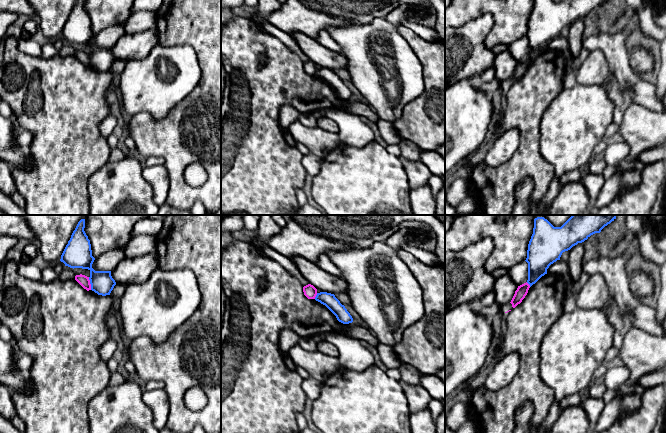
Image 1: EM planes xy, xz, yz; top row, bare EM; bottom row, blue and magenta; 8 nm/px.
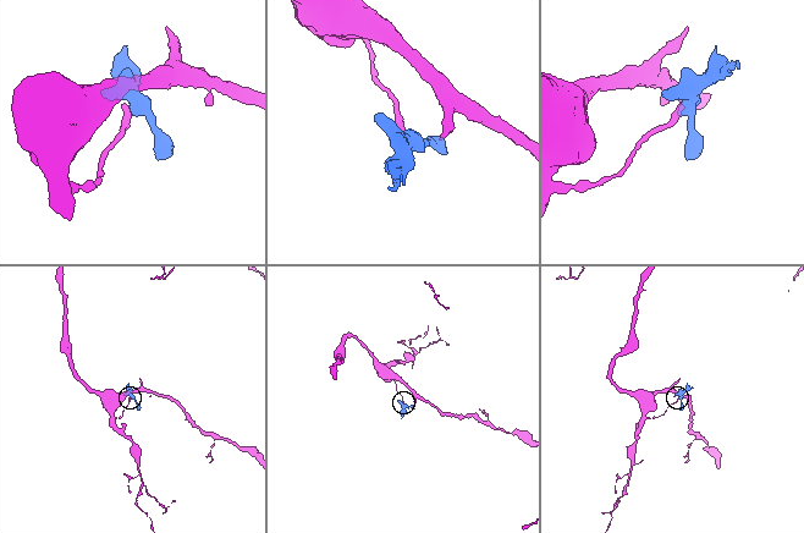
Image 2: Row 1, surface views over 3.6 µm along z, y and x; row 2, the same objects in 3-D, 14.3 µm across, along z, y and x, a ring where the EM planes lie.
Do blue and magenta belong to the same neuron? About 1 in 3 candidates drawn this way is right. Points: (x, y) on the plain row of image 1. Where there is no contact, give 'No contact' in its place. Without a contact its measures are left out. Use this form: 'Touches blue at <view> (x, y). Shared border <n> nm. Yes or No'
Touches blue at xy (90, 59). Shared border 110 nm. No

